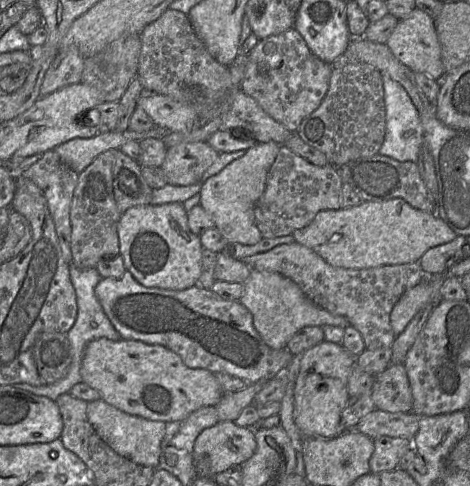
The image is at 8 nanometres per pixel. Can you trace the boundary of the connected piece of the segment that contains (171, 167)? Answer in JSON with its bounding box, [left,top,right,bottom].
[160,142,218,186]

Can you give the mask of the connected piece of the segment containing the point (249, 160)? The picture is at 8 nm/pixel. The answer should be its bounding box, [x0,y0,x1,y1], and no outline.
[200,142,280,245]

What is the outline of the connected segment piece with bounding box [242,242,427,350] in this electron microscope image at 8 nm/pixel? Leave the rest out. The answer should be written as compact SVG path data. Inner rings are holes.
M295 242L246 257L242 261L251 270L278 273L293 280L315 305L346 318L348 324L361 334L365 349L369 350L392 346L395 334L390 325L390 312L404 292L427 276L419 262L366 269L334 267L310 248Z

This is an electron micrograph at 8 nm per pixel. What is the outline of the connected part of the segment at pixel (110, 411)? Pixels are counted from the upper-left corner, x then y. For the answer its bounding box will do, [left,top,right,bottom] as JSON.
[87,398,166,469]

